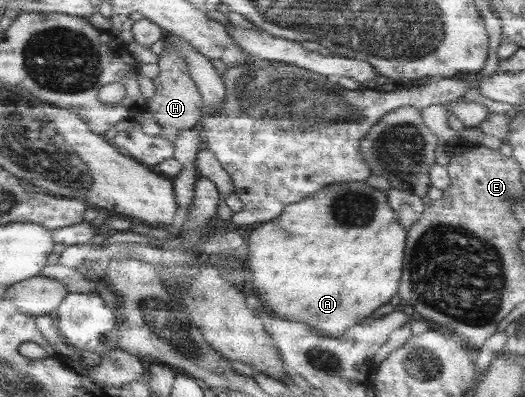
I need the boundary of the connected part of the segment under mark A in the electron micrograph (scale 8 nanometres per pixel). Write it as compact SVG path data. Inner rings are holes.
M347 182L337 185L330 185L317 191L311 197L303 199L284 207L283 212L273 220L260 223L255 227L249 237L245 240L245 262L247 266L247 279L250 284L250 295L256 296L262 304L262 308L278 318L290 320L291 322L302 322L321 336L327 338L339 338L348 328L359 324L364 318L370 316L380 306L387 305L387 302L397 294L399 280L401 280L401 264L403 264L403 248L405 248L405 228L395 218L395 213L388 204L388 194L369 187L367 182Z

